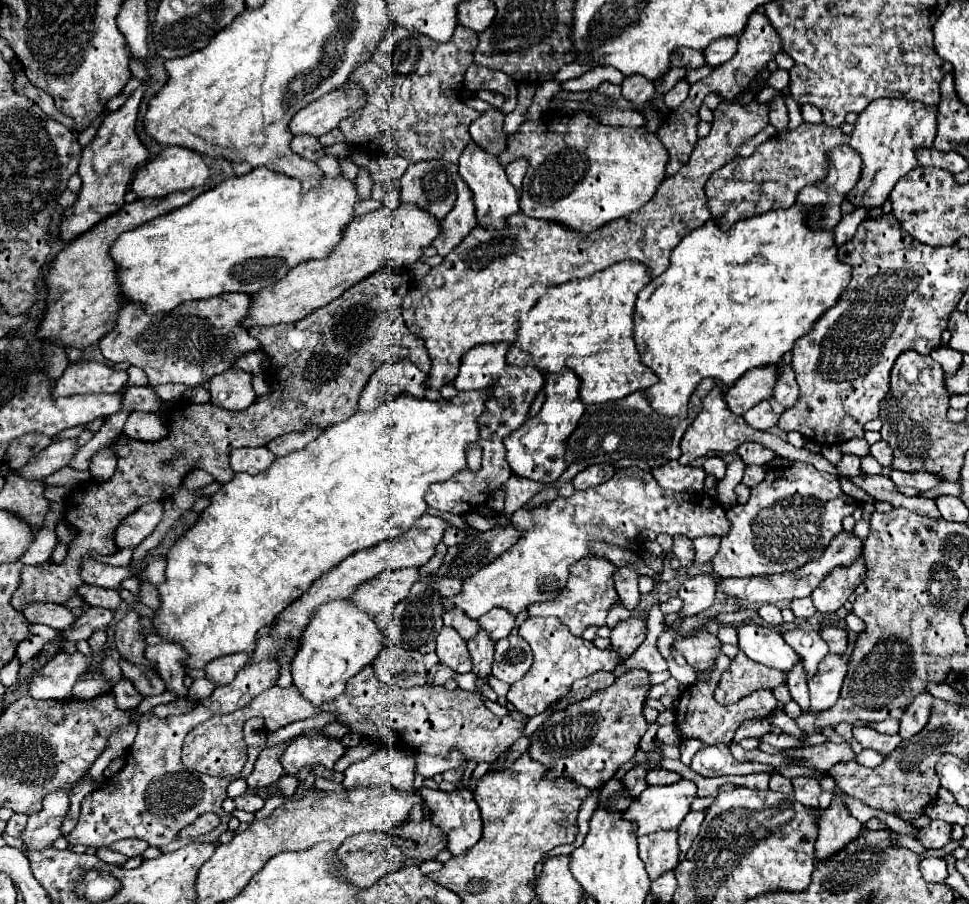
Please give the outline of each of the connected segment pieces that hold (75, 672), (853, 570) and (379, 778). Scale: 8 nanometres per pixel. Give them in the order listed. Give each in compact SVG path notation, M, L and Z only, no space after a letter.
M57 653L53 659L49 659L27 683L29 695L33 699L71 699L71 689L75 681L89 669L91 657L85 657L81 653L67 655Z
M859 557L851 567L837 567L835 571L831 571L831 575L827 575L827 579L823 579L819 587L815 587L815 591L811 593L811 601L821 615L835 613L839 607L847 603L853 589L861 583L863 557Z
M385 747L345 769L343 787L377 787L389 783L397 789L409 791L413 789L413 773L415 759L409 753Z

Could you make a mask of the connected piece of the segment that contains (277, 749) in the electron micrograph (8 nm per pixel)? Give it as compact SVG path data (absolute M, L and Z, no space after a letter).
M283 741L279 745L273 745L273 747L267 747L261 751L261 755L255 761L253 773L245 779L251 789L267 787L283 775L283 767L279 763L279 757L281 757L281 751L287 747L287 743L289 741Z

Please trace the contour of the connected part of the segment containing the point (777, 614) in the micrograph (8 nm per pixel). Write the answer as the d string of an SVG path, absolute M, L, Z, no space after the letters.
M763 605L763 607L759 607L759 617L767 623L767 625L771 625L771 627L777 627L777 625L781 625L781 611L775 607L775 605Z

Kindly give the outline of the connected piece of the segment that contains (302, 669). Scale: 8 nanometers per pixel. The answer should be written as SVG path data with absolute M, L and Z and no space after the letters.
M339 599L335 603L325 603L309 621L307 629L303 631L303 643L301 649L297 651L297 655L291 661L291 675L293 675L293 683L299 689L299 693L311 701L315 707L321 707L323 703L335 701L343 691L347 681L357 675L363 667L371 665L373 659L379 655L379 651L383 649L383 633L377 629L377 623L371 615L367 615L365 611L355 609L355 605L351 605L345 599Z

